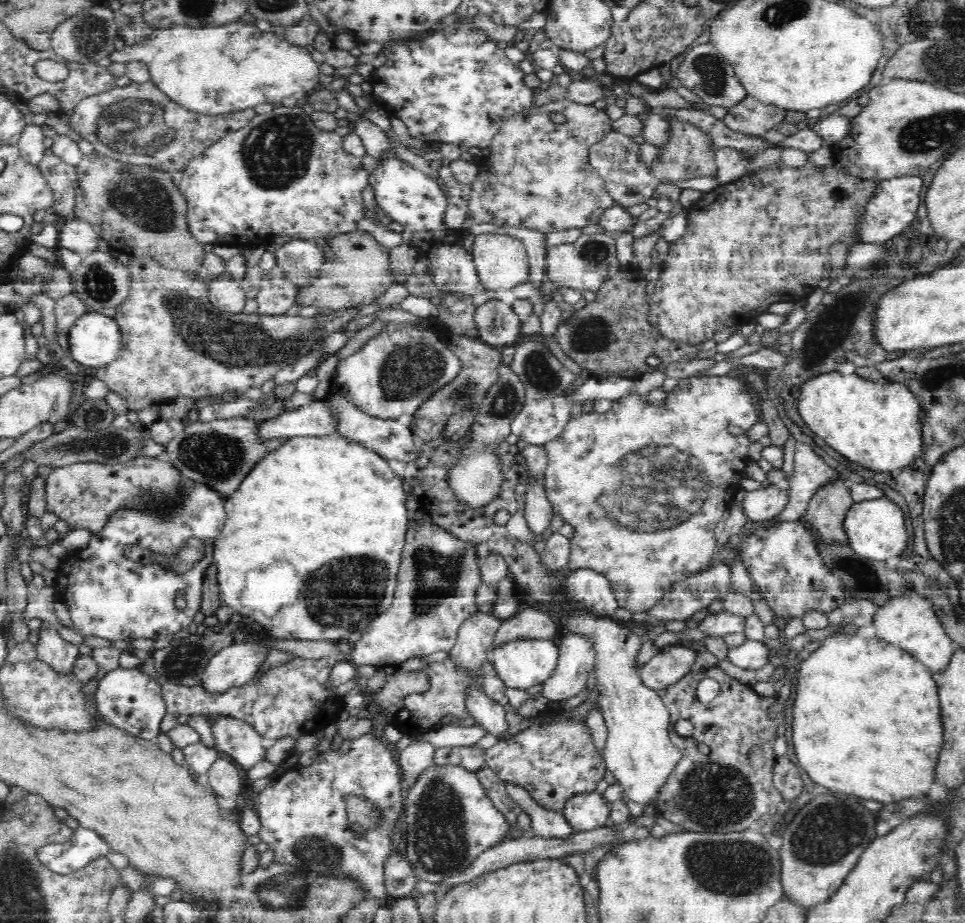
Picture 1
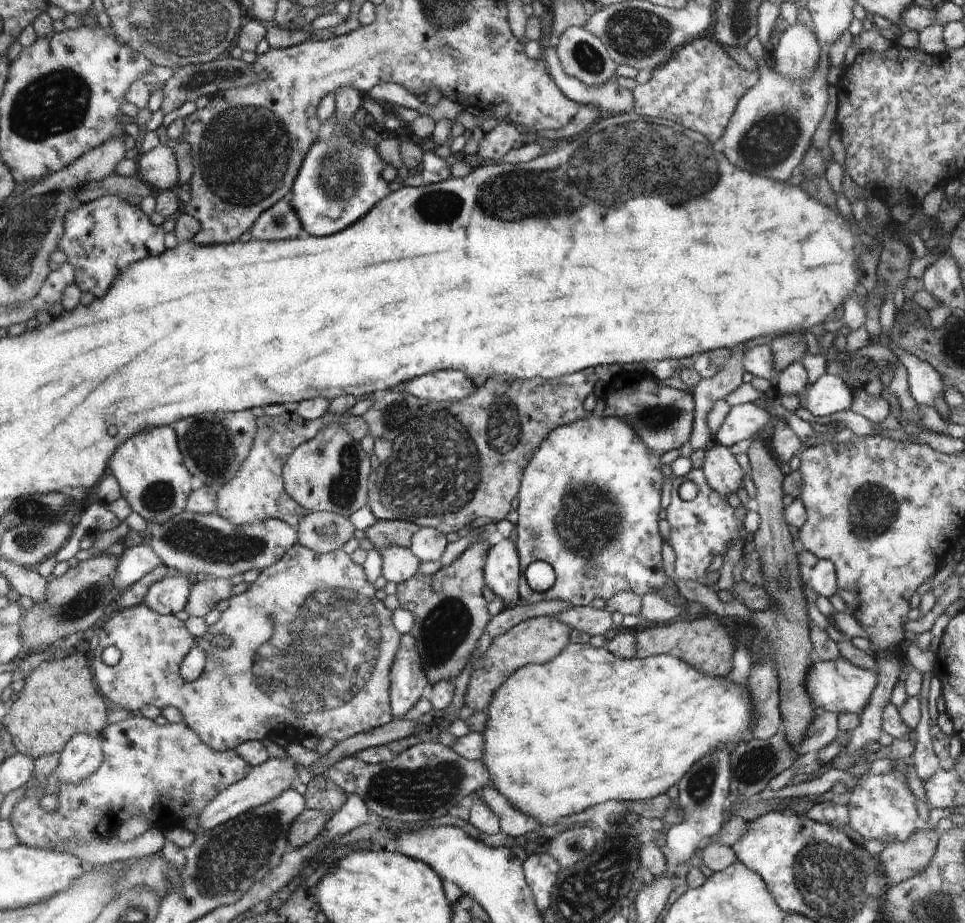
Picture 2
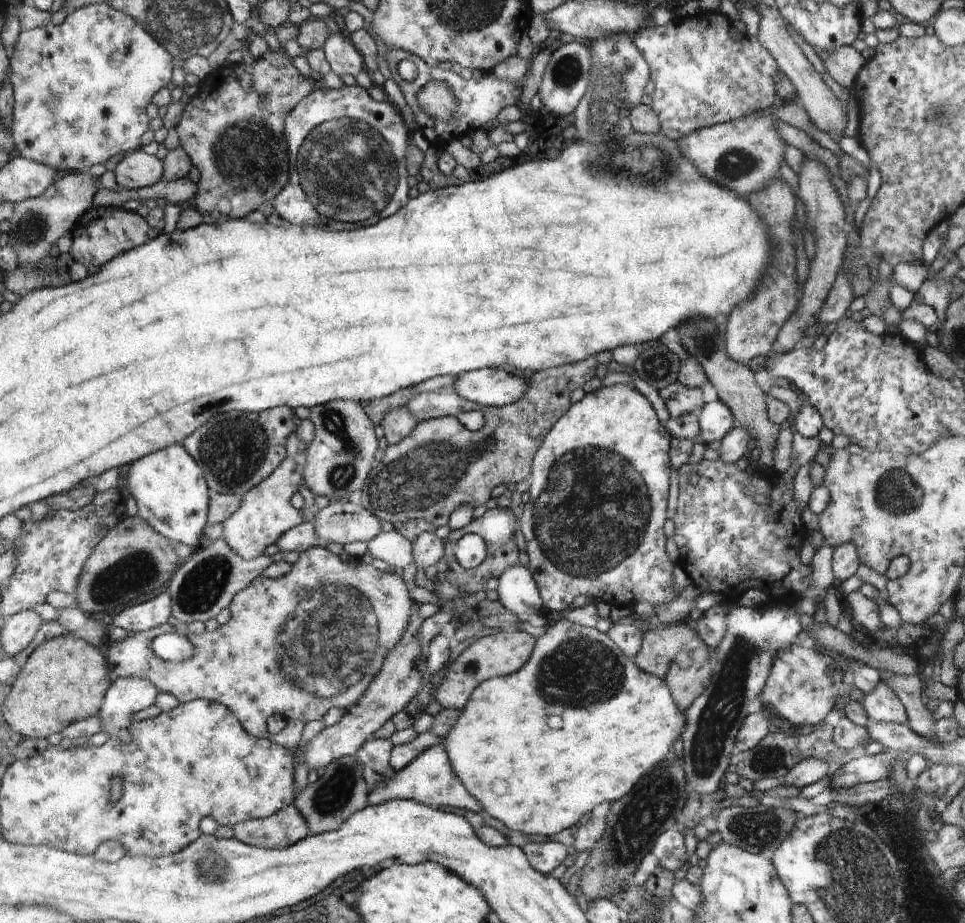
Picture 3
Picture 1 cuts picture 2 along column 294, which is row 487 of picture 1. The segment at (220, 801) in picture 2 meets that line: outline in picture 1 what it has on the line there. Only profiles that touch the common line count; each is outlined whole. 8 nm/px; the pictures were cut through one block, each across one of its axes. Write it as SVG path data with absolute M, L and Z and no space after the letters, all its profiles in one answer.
M770 485L753 492L742 493L742 510L749 521L759 522L762 519L778 516L789 501L789 490L784 486Z

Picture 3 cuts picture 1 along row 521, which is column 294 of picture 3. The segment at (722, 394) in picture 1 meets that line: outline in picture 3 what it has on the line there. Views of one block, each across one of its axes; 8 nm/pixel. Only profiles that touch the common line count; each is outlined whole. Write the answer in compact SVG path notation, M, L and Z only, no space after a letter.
M316 545L311 549L301 552L298 562L293 564L292 570L284 576L280 576L277 579L270 579L267 577L255 578L240 594L234 598L231 610L232 617L226 624L218 627L215 631L206 631L204 634L190 634L188 638L194 641L196 646L196 654L190 658L190 660L184 660L184 662L167 661L154 650L152 644L154 640L160 635L169 632L178 632L182 627L172 626L169 623L153 628L146 632L129 632L128 637L122 642L110 641L107 644L109 650L108 660L112 670L116 672L118 678L134 678L134 676L142 676L142 678L148 678L152 680L162 693L170 692L176 694L182 703L189 703L196 699L208 699L214 702L220 702L230 710L235 711L236 716L241 720L244 725L244 730L254 738L267 739L271 736L266 727L266 720L274 714L280 714L285 719L302 720L307 723L310 721L323 720L324 716L330 708L340 708L340 710L348 710L352 706L358 704L358 700L362 698L362 694L366 692L368 684L374 680L374 676L380 672L386 656L396 648L396 644L402 640L408 624L410 624L410 614L412 614L412 601L408 596L408 588L402 580L402 576L396 576L396 572L391 570L378 570L372 564L365 564L359 561L356 566L350 566L342 561L338 555L332 554L323 545Z

